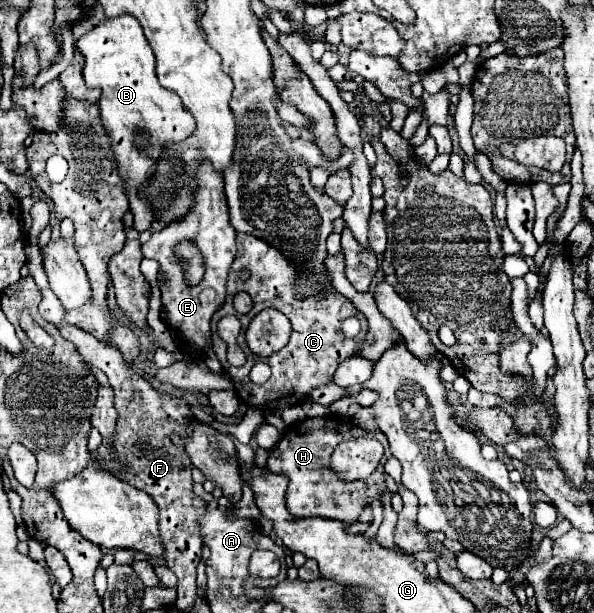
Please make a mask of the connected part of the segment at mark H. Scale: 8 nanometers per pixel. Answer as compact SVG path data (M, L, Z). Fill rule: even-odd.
M327 413L323 417L311 417L297 421L293 425L287 425L283 431L283 439L277 443L275 449L269 451L267 467L273 473L285 473L289 477L287 487L287 509L295 517L327 517L327 519L339 519L345 523L355 523L363 509L367 505L373 505L373 501L379 501L383 505L383 493L387 491L385 485L385 471L383 465L391 457L387 437L381 431L365 431L363 427L355 425L351 419L345 419L337 413ZM349 437L373 437L385 447L385 455L375 469L373 475L367 479L351 481L347 483L343 477L335 475L331 471L331 453L341 441L347 441Z

